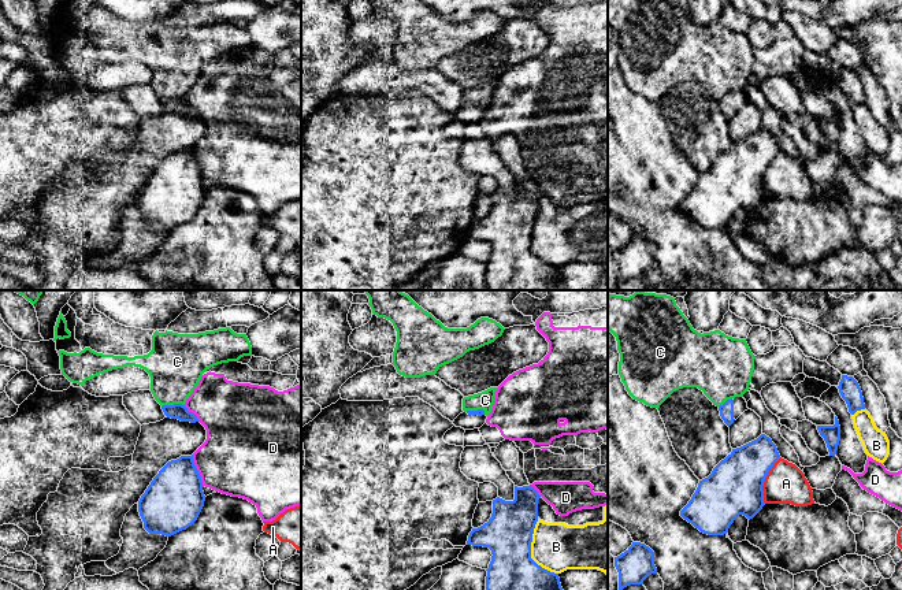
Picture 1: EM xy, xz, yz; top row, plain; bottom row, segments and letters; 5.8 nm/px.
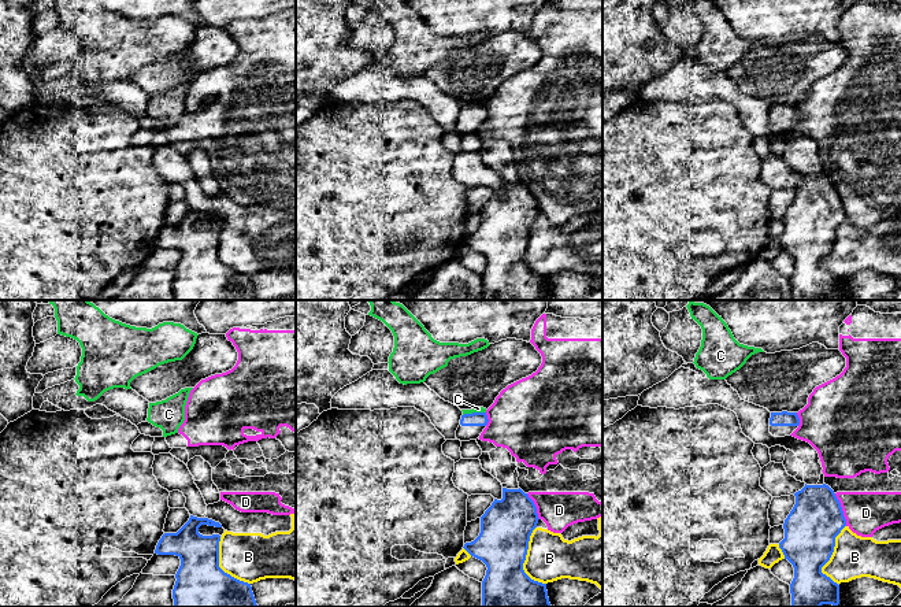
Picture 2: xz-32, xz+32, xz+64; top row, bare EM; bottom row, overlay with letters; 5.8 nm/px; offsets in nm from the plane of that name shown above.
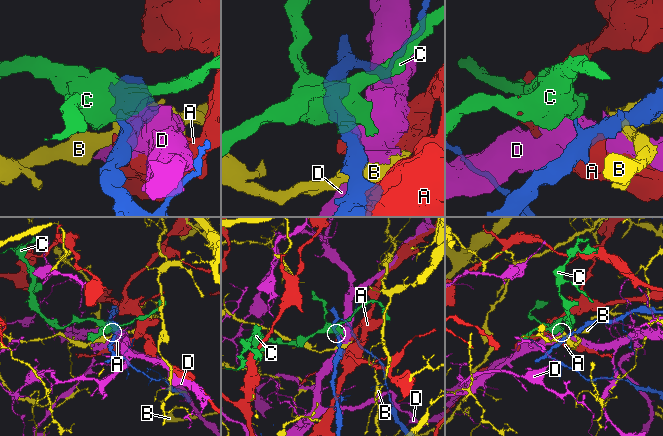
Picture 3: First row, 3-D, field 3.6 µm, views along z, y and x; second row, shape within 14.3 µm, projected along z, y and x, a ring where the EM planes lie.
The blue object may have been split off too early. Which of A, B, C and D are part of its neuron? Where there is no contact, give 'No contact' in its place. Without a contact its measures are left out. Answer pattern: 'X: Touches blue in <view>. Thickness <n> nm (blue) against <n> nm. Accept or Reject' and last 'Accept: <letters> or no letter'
A: Touches blue in yz. Thickness 320 nm (blue) against 240 nm. Reject
B: Touches blue in xz. Thickness 280 nm (blue) against 280 nm. Reject
C: Touches blue in xy. Thickness 90 nm (blue) against 340 nm. Reject
D: Touches blue in xy. Thickness 340 nm (blue) against 440 nm. Reject
Accept: no letter

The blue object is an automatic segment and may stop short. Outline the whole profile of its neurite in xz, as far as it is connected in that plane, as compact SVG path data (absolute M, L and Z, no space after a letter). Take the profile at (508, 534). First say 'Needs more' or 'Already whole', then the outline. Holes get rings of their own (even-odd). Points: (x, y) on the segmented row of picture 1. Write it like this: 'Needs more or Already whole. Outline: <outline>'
Already whole. Outline: M531 485L515 486L515 500L493 500L489 522L469 533L467 545L489 548L493 554L486 590L563 590L558 574L531 559L539 498Z

